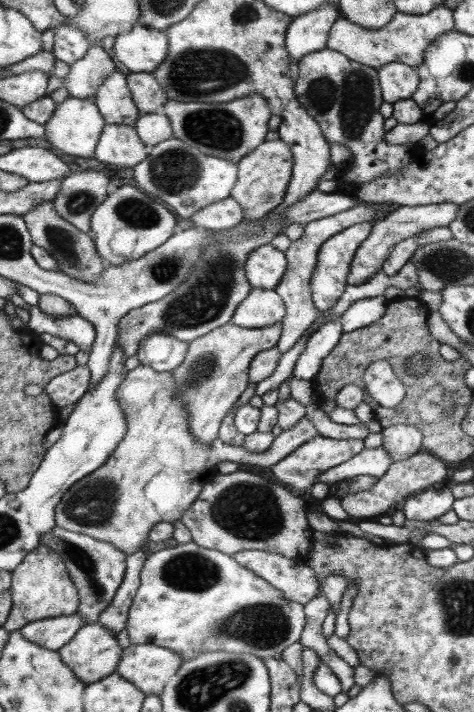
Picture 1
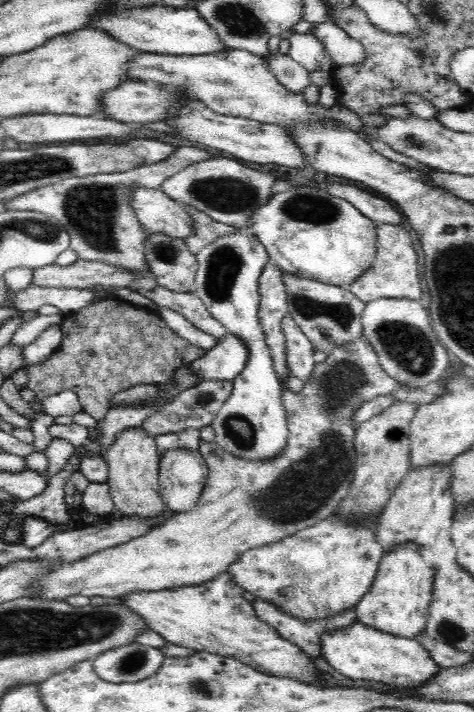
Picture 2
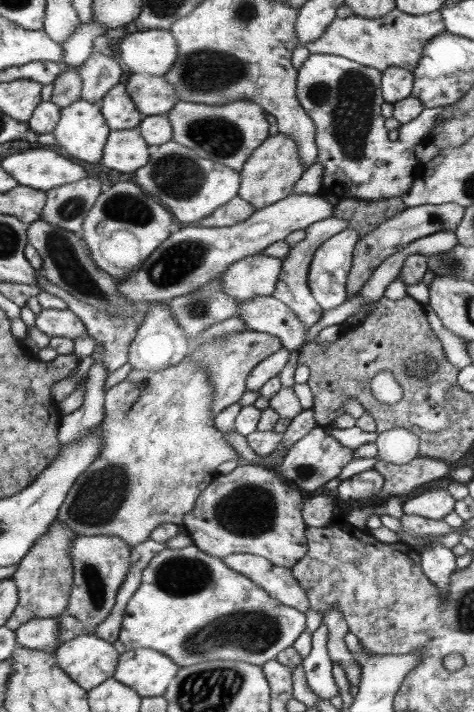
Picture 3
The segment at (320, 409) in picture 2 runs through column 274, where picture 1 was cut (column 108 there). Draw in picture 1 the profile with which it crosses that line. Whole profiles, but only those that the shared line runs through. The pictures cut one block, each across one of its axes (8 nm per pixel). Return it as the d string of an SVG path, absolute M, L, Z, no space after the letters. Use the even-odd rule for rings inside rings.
M139 365L128 371L117 390L120 408L124 411L127 431L107 461L95 472L72 485L62 496L55 508L55 524L60 528L92 538L109 542L126 556L136 552L149 540L151 528L159 522L174 523L180 520L182 513L196 500L205 484L218 474L218 462L238 462L254 466L272 467L288 456L304 441L320 435L308 415L304 415L292 428L283 430L275 436L267 451L254 454L243 446L224 443L214 439L204 444L189 431L188 413L180 399L177 399L177 386L171 372L158 372L151 366Z

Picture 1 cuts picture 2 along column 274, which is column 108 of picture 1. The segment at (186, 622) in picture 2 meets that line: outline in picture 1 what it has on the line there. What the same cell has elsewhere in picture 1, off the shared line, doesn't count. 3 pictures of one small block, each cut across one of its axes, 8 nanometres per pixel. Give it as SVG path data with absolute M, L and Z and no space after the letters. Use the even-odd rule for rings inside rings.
M98 622L94 624L86 623L84 626L81 626L72 637L72 640L57 651L61 656L62 662L68 668L71 668L72 673L84 684L97 682L112 675L123 653L123 649L116 640L116 634L104 628Z

